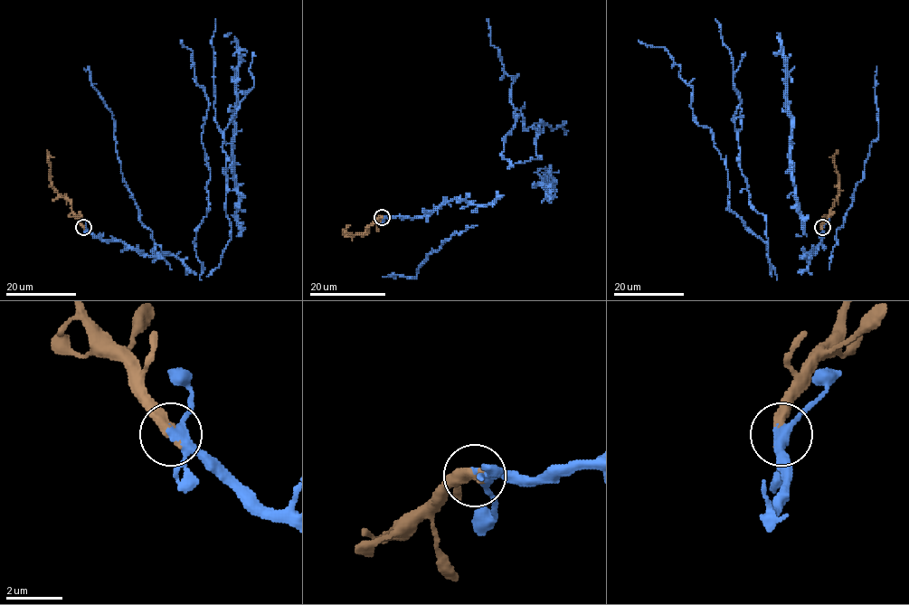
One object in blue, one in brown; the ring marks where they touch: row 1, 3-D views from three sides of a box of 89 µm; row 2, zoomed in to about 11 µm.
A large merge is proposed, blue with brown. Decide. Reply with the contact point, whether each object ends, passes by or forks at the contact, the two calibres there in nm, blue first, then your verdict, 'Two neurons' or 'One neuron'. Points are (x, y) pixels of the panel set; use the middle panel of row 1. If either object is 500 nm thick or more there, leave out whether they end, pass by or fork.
Place: (382, 217). At the ring blue forks. At the ring brown ends. Thickness 280 nm (blue) against 440 nm. One neuron

